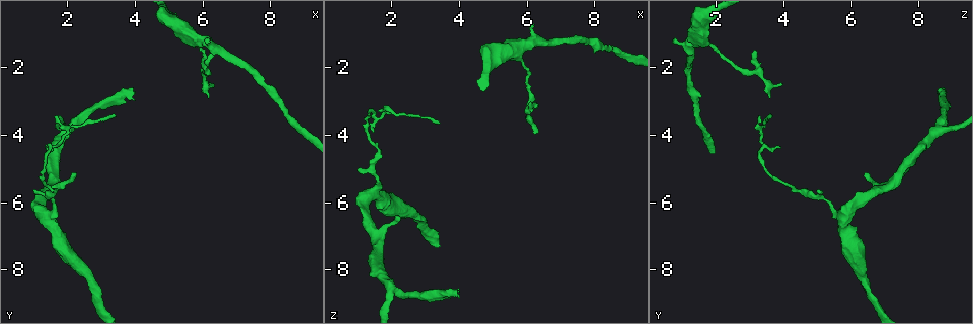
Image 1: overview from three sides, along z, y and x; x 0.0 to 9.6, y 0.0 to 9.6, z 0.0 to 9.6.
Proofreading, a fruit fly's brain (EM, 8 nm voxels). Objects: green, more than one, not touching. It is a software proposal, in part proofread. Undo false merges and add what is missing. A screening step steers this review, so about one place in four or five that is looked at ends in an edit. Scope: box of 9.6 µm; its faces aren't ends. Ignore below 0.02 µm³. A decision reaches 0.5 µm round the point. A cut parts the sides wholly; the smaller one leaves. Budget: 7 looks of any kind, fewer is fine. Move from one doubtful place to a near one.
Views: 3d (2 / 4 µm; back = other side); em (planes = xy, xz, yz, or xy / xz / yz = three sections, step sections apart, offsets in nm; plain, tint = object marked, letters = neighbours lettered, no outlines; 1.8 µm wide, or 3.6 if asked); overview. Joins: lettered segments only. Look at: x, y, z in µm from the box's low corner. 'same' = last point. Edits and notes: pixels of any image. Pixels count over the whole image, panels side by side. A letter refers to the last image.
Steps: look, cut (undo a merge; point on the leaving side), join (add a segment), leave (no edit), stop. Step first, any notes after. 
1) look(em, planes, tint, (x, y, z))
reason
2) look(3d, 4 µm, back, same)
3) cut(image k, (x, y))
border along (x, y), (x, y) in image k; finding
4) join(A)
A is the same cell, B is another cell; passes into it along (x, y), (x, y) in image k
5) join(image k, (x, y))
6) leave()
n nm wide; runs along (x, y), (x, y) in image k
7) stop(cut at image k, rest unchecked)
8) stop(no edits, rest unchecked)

look(3d, 2 µm, (6.30, 1.50, 3.10))
tapers out

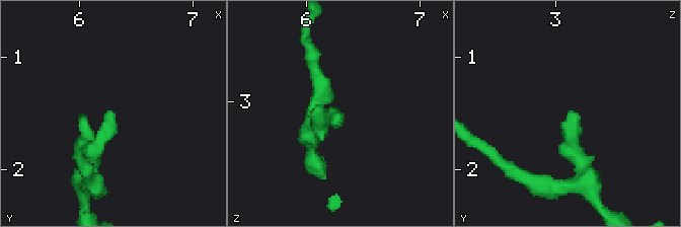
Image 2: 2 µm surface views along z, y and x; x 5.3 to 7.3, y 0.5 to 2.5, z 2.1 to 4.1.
look(em, xz, step 16, letters, (6.26, 1.46, 3.14))
now the EM

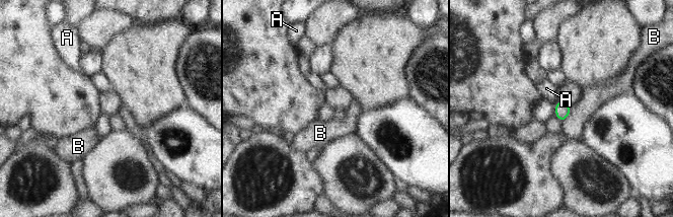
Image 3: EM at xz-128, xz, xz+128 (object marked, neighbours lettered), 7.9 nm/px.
look(em, xy, step 4, letters, same)
another direction

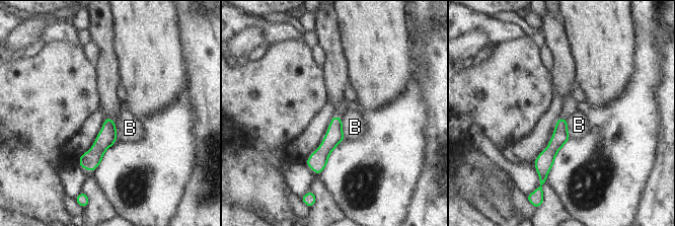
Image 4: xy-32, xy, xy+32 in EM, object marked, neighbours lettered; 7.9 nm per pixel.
leave()
B is another cell; no lettered segment goes on from it

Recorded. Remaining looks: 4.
look(em, yz, step 8, plain, (6.20, 1.25, 0.80))
branch stops here

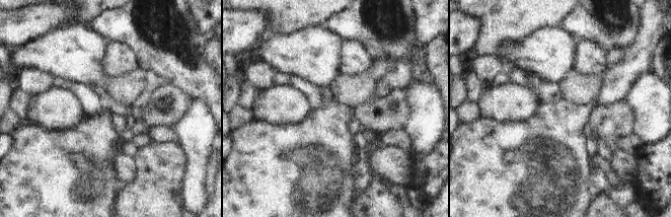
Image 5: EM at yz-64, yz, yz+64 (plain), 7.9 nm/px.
look(em, yz, step 8, letters, same)

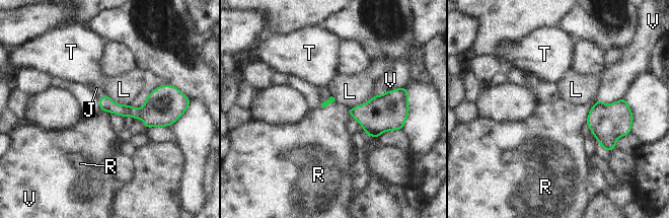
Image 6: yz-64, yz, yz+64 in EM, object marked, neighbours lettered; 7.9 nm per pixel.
join(J)
L touches over 240 nm; J is the same cell, L, R, T and V are other cells; passes into it along (105, 103), (103, 96), (96, 88) in image 6; it goes on there

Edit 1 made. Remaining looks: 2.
stop(join at image 6, rest unchecked)

